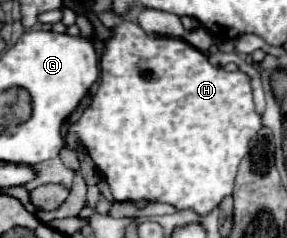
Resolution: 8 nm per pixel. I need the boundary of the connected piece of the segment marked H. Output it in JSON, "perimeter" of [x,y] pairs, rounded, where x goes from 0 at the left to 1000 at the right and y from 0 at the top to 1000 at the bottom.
{"perimeter":[[[449,84],[408,101],[387,126],[387,160],[366,176],[366,202],[359,202],[345,269],[352,269],[352,353],[345,353],[345,378],[324,403],[317,445],[282,479],[282,496],[261,521],[240,529],[240,555],[226,571],[226,613],[247,622],[247,630],[268,630],[275,613],[289,613],[303,630],[303,647],[331,681],[338,714],[352,723],[352,739],[366,739],[373,773],[387,782],[387,815],[394,815],[394,832],[408,849],[443,849],[443,840],[449,849],[470,849],[470,840],[568,849],[568,857],[610,866],[617,882],[672,882],[693,908],[721,908],[749,866],[763,866],[777,849],[777,832],[812,815],[826,706],[833,706],[847,655],[868,630],[875,580],[909,546],[909,487],[889,462],[875,336],[868,336],[868,319],[854,303],[840,303],[840,294],[791,303],[770,277],[742,277],[700,210],[672,202],[645,168],[582,160],[582,151],[519,151],[470,92],[449,92]]]}

